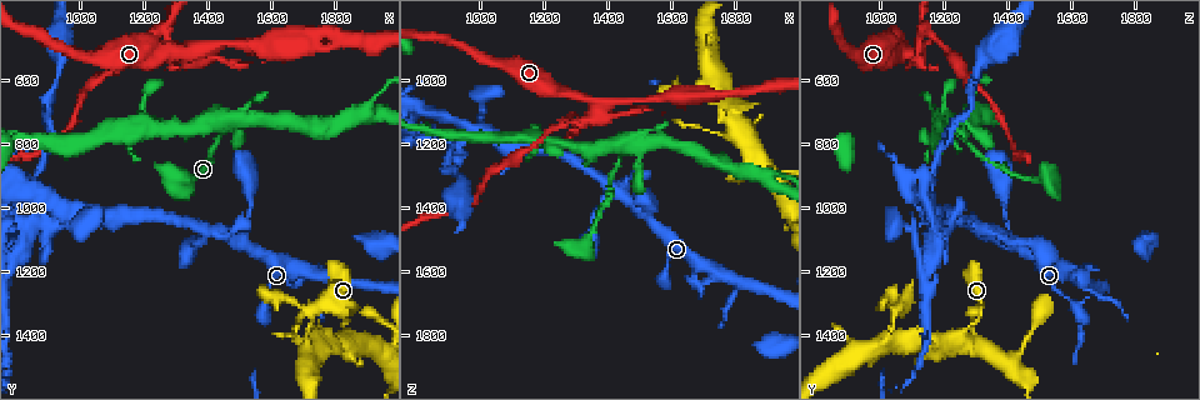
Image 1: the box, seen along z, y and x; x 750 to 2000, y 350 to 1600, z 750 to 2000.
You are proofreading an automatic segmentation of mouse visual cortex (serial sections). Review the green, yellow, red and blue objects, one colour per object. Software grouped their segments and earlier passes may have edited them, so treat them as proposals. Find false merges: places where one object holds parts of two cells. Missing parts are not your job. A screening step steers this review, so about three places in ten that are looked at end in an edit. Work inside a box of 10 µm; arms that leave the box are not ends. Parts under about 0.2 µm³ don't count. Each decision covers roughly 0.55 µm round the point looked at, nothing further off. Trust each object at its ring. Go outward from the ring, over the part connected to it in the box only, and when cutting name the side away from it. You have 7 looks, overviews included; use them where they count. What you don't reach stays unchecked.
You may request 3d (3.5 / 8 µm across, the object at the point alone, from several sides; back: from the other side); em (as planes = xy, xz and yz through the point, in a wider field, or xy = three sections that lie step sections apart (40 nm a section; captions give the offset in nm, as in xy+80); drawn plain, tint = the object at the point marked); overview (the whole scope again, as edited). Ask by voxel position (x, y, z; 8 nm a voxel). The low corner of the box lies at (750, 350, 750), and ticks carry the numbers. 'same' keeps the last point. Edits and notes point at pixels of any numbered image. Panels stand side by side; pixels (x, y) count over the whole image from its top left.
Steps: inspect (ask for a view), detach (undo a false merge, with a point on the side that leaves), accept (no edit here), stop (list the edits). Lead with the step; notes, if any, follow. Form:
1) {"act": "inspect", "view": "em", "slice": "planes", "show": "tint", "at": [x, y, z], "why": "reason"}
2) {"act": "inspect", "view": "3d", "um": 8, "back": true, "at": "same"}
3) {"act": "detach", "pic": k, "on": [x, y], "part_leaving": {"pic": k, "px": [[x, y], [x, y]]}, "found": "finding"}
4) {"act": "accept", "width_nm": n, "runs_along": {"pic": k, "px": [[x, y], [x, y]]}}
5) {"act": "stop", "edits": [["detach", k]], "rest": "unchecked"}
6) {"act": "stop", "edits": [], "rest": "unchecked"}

{"act": "inspect", "view": "3d", "um": 8, "back": true, "at": [1440, 750, 1220]}

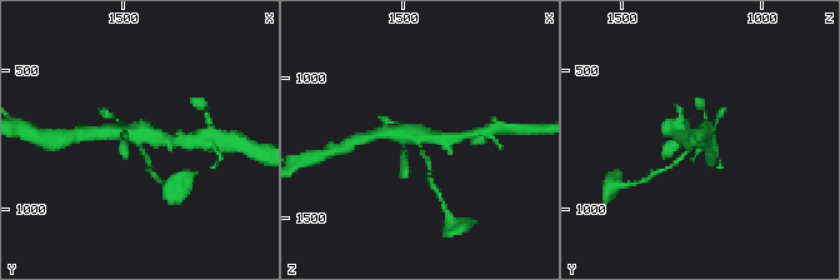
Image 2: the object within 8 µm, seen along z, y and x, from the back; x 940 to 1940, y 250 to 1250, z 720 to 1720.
{"act": "inspect", "view": "3d", "um": 3.5, "at": "same", "why": "closer look"}

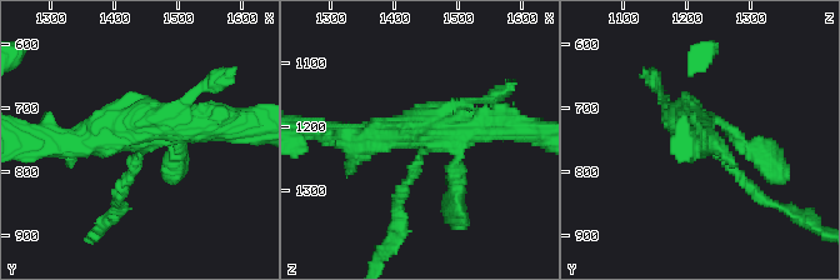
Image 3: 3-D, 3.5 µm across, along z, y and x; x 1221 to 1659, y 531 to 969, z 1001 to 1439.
{"act": "inspect", "view": "em", "slice": "planes", "show": "tint", "at": [1450, 750, 1220]}

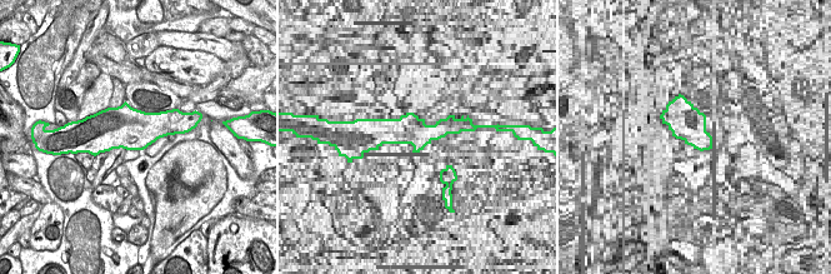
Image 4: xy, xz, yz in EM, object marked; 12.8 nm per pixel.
{"act": "accept", "runs_along": {"pic": 3, "px": [[119, 193], [160, 124], [226, 124]]}, "found": "continuous, no second cell"}

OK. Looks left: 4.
{"act": "inspect", "view": "3d", "um": 3.5, "at": [1890, 700, 1300], "why": "two arms in line, one across"}

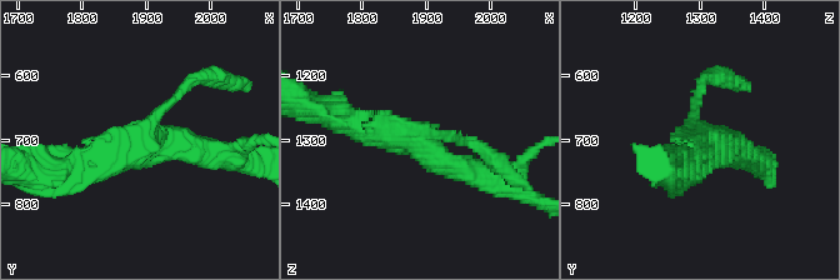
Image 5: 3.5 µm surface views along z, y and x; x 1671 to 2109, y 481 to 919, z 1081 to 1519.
{"act": "inspect", "view": "em", "slice": "xy", "step": 5, "show": "tint", "at": [1885, 700, 1295], "arms": 3, "arm_widths_nm": [150, 300, 400], "why": "need the tissue"}

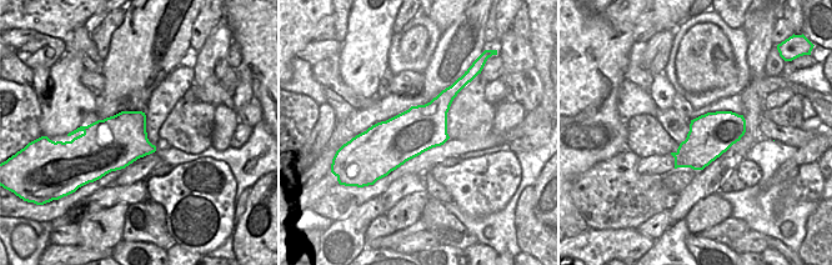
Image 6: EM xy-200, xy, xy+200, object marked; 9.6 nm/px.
{"act": "inspect", "view": "em", "slice": "xy", "step": 2, "show": "tint", "at": "same", "why": "cut it another way"}

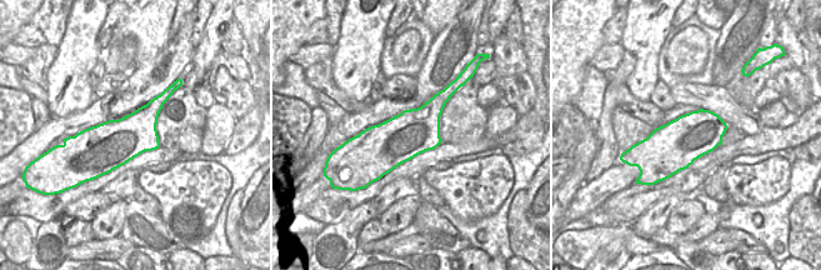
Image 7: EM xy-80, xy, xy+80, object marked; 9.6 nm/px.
{"act": "accept", "runs_along": {"pic": 5, "px": [[345, 121], [486, 180]]}, "found": "all the same cell"}

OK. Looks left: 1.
{"act": "stop", "edits": [], "rest": "unchecked"}

